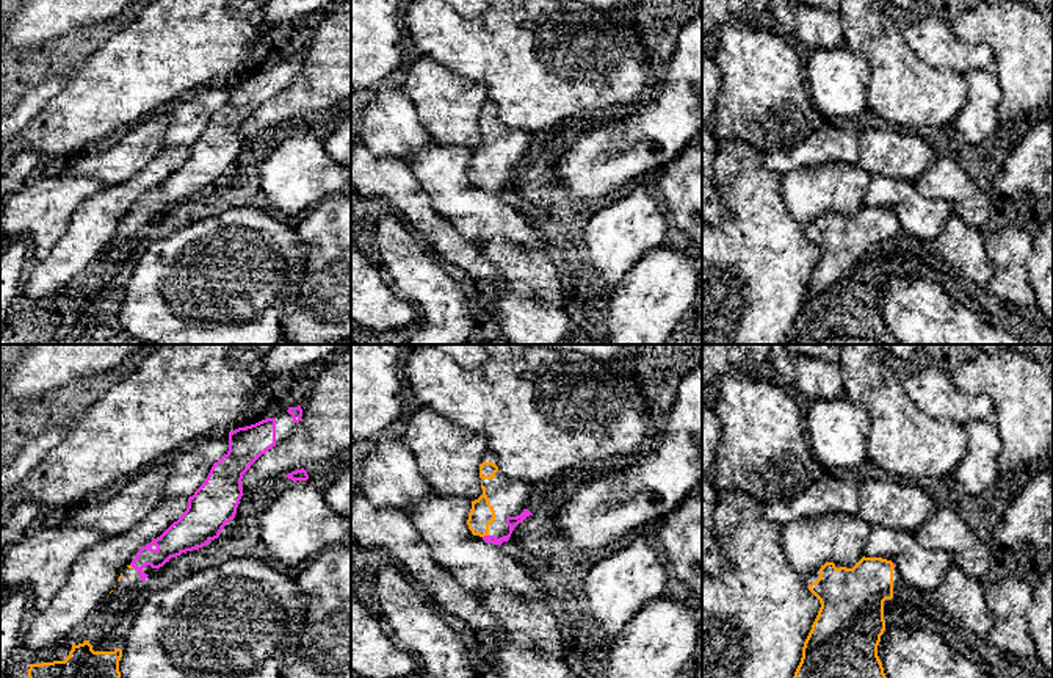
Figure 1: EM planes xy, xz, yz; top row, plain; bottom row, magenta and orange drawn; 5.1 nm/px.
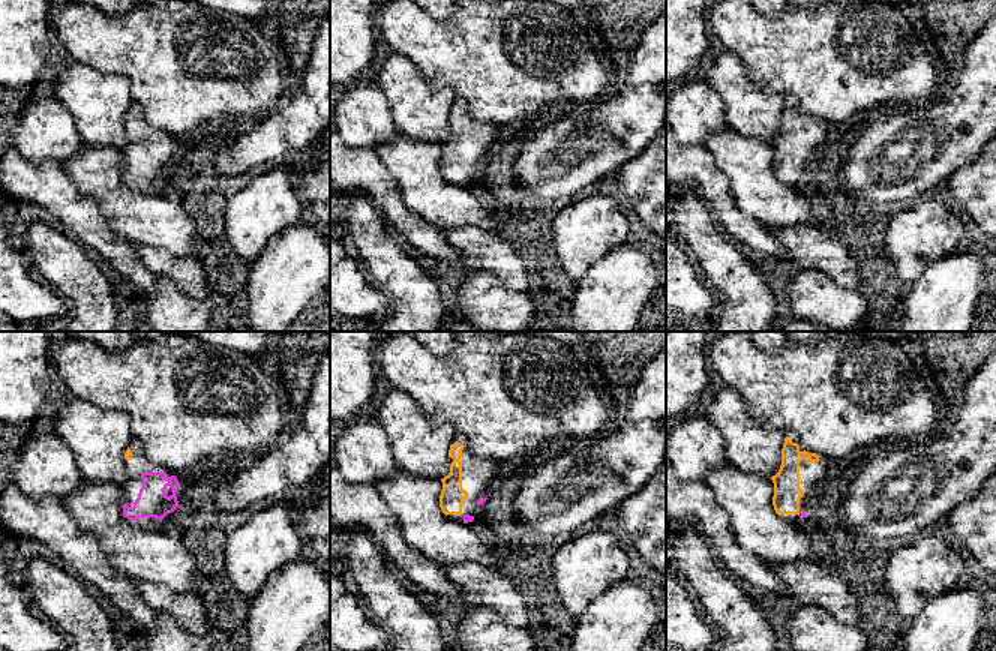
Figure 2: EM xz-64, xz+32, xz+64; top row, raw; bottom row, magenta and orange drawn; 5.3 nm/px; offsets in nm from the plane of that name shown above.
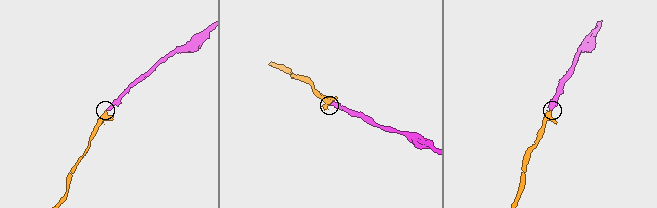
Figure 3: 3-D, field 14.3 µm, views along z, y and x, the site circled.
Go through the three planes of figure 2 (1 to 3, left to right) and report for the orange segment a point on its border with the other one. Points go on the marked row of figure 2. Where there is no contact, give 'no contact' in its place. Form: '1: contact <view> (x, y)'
1: no contact
2: no contact
3: no contact

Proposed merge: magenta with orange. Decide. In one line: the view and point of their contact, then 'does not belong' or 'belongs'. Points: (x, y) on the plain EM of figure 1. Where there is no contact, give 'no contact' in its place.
meets magenta in xz at (484, 185); belongs

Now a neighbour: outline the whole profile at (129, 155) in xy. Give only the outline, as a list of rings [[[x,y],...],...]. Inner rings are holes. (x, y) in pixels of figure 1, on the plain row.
[[[158,110],[99,153],[77,153],[64,169],[64,175],[85,175],[99,180],[105,188],[124,183],[139,172],[157,153],[161,152],[163,135],[169,125],[169,110]]]

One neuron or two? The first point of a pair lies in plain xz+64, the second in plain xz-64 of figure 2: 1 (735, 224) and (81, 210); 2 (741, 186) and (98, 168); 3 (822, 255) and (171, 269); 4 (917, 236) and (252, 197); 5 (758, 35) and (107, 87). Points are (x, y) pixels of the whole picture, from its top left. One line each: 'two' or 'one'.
1: one
2: one
3: one
4: one
5: two

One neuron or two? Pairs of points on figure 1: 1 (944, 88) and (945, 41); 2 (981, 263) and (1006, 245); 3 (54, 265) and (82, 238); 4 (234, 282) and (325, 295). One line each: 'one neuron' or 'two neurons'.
1: two neurons
2: two neurons
3: one neuron
4: two neurons

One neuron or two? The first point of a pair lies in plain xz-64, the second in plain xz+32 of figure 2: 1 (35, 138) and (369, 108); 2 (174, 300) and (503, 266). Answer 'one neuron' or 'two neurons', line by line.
1: one neuron
2: two neurons

